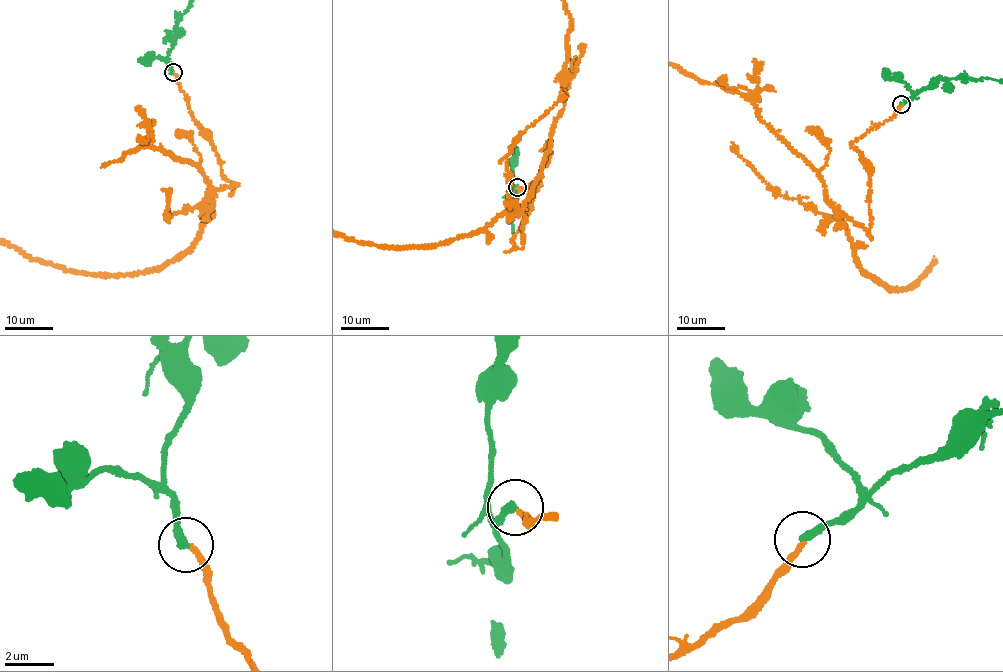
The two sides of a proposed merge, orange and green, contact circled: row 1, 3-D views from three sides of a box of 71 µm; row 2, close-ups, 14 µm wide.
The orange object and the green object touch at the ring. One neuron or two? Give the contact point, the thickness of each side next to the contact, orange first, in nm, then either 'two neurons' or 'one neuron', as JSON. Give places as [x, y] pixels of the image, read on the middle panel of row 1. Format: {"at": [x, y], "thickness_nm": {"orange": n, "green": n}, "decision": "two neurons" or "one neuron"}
{"at": [517, 187], "thickness_nm": {"orange": 240, "green": 340}, "decision": "one neuron"}

